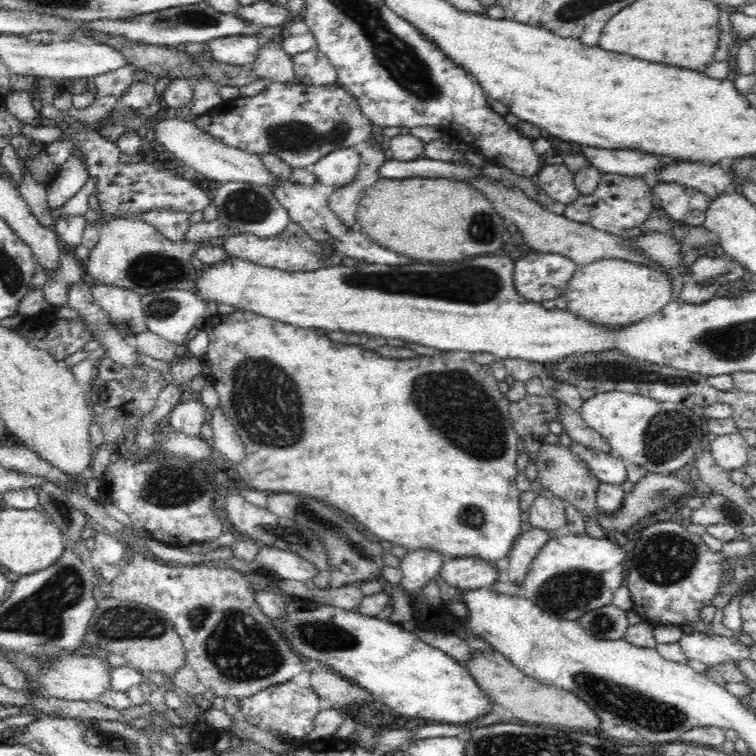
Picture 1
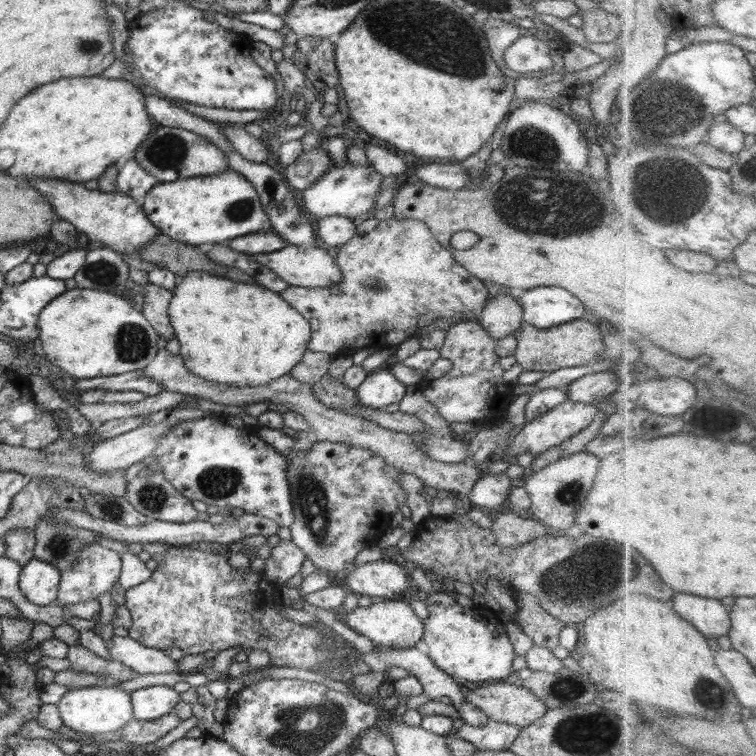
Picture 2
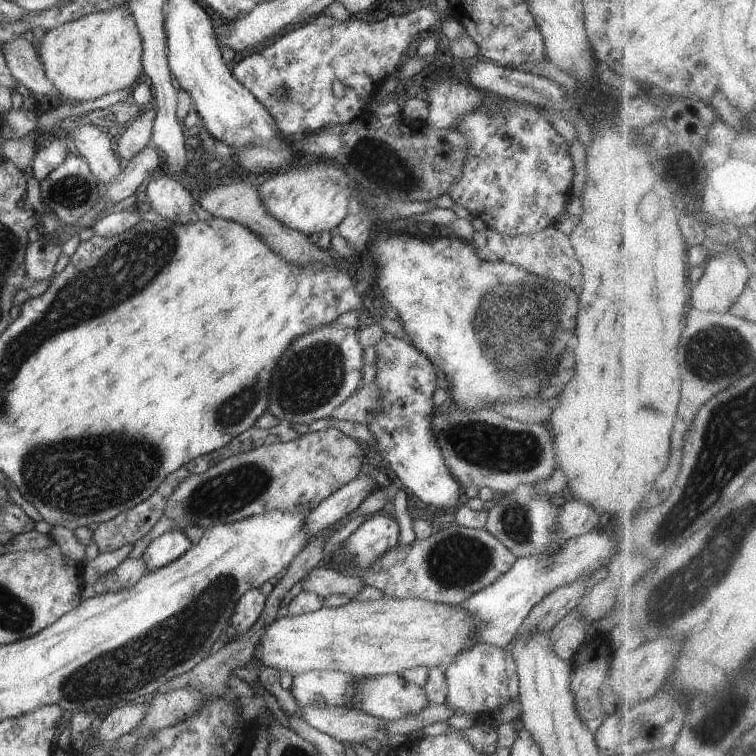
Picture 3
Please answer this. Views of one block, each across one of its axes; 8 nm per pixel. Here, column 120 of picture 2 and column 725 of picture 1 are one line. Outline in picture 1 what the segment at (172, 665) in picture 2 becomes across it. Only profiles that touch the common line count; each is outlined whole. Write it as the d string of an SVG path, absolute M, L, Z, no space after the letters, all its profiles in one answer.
M694 632L683 634L677 643L689 660L698 660L707 667L750 658L750 647L742 645L735 637Z

